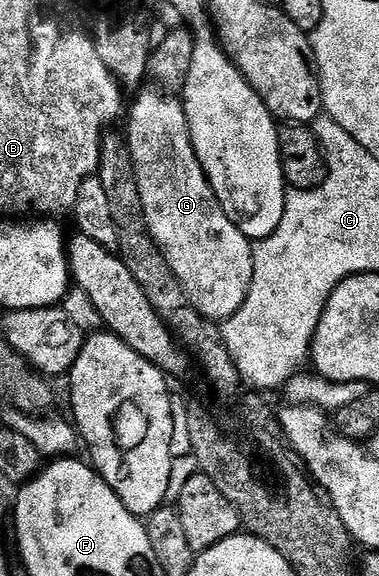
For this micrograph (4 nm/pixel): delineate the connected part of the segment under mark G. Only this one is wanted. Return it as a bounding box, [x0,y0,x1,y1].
[126,91,254,323]

